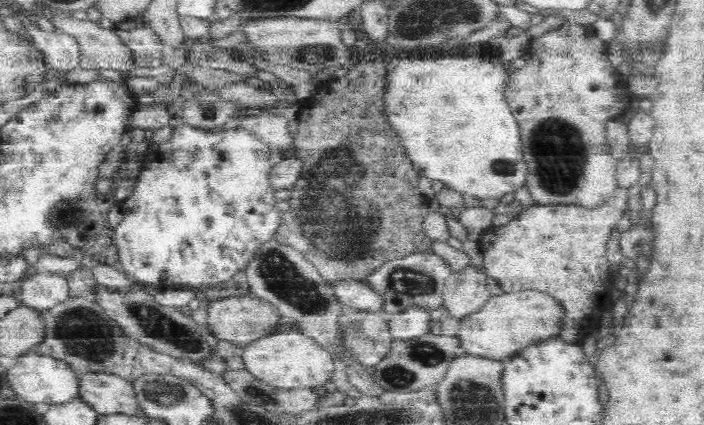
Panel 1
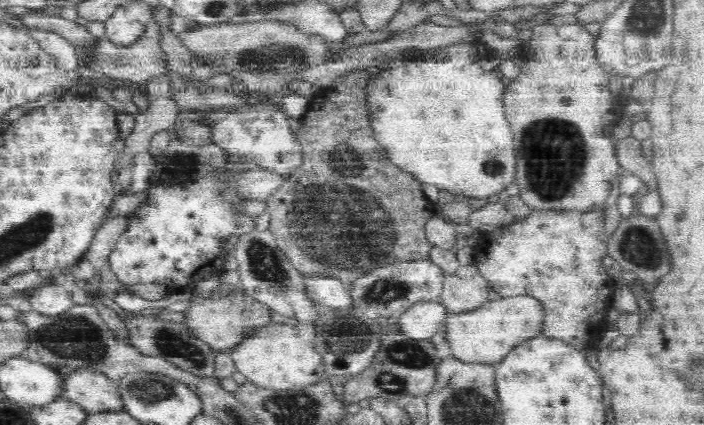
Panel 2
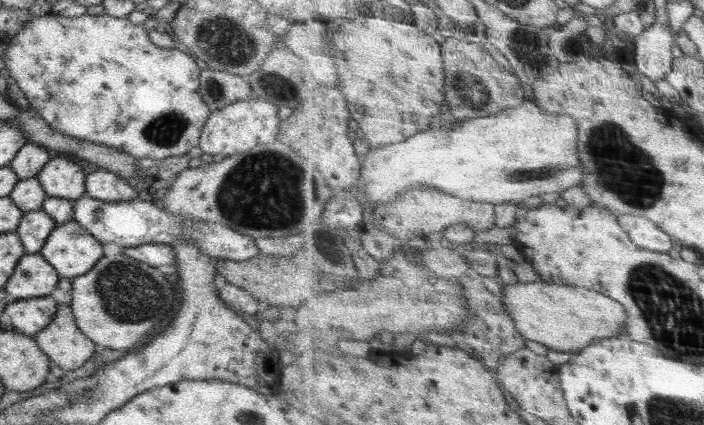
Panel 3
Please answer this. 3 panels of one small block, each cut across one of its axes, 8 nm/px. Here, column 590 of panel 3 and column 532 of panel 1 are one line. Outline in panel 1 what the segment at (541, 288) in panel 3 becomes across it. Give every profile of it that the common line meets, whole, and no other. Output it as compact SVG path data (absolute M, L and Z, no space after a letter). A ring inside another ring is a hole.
M526 288L518 292L493 295L482 310L461 319L457 334L461 346L468 354L505 360L545 340L560 338L560 334L567 327L566 319L566 309L555 296L541 290Z

